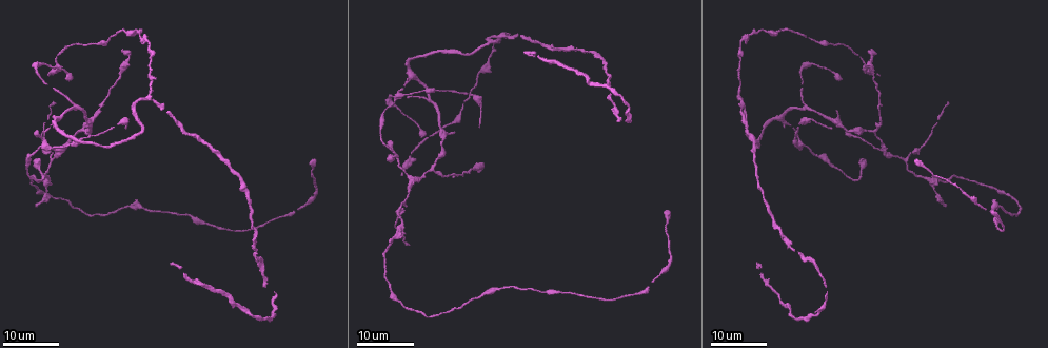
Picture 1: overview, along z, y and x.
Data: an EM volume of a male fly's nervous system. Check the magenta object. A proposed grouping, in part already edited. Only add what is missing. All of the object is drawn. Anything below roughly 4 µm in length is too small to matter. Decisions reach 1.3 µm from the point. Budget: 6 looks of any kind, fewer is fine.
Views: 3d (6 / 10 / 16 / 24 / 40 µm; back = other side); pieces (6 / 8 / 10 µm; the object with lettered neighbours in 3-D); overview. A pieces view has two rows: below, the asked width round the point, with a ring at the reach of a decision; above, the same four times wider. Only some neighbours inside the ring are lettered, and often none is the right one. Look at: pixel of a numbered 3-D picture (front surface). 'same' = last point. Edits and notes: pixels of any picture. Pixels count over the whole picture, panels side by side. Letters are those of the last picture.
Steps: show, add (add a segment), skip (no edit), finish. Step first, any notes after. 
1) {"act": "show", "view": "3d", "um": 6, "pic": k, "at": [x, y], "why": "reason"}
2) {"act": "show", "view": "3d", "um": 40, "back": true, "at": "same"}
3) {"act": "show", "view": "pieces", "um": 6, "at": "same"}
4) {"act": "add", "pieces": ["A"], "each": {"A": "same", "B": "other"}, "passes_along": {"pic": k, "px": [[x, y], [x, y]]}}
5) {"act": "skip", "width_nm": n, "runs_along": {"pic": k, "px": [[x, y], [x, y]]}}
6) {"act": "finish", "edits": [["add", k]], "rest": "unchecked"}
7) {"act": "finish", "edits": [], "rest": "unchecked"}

{"act": "show", "view": "3d", "um": 24, "pic": 1, "at": [171, 262], "why": "branch stops here"}

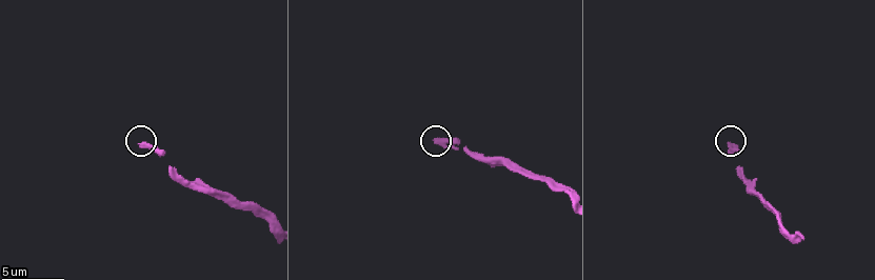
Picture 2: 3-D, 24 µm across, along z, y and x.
{"act": "show", "view": "pieces", "um": 10, "pic": 2, "at": [141, 147], "why": "see the neighbours"}

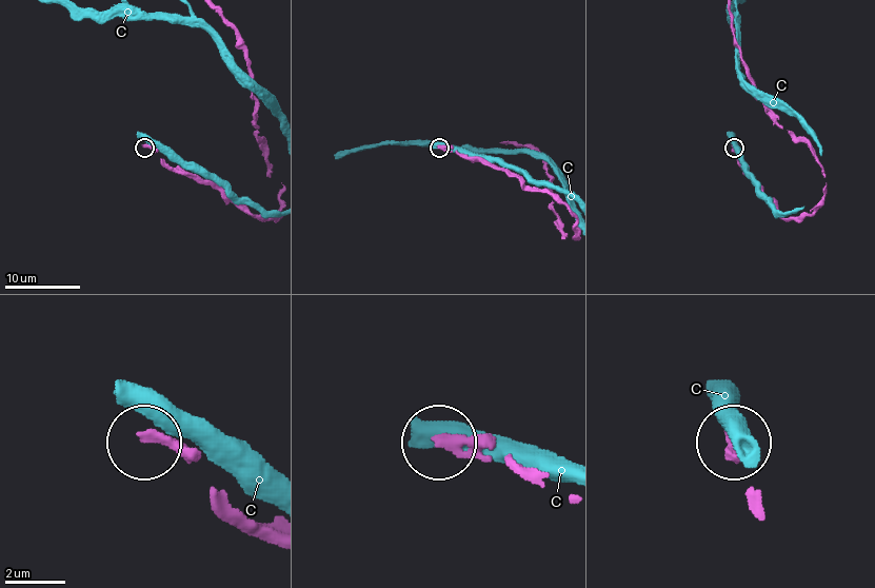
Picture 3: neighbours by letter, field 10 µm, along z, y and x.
{"act": "skip", "width_nm": 310, "each": {"C": "other"}, "found": "no lettered segment goes on from it"}

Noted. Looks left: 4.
{"act": "show", "view": "3d", "um": 16, "pic": 1, "at": [389, 241], "why": "branch stops here"}

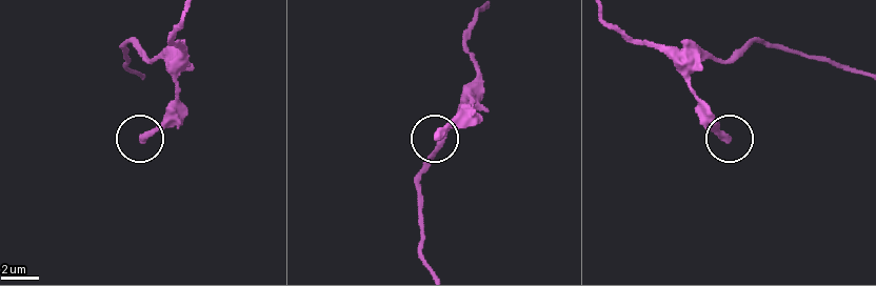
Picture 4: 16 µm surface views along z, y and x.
{"act": "show", "view": "pieces", "um": 8, "pic": 4, "at": [437, 134]}

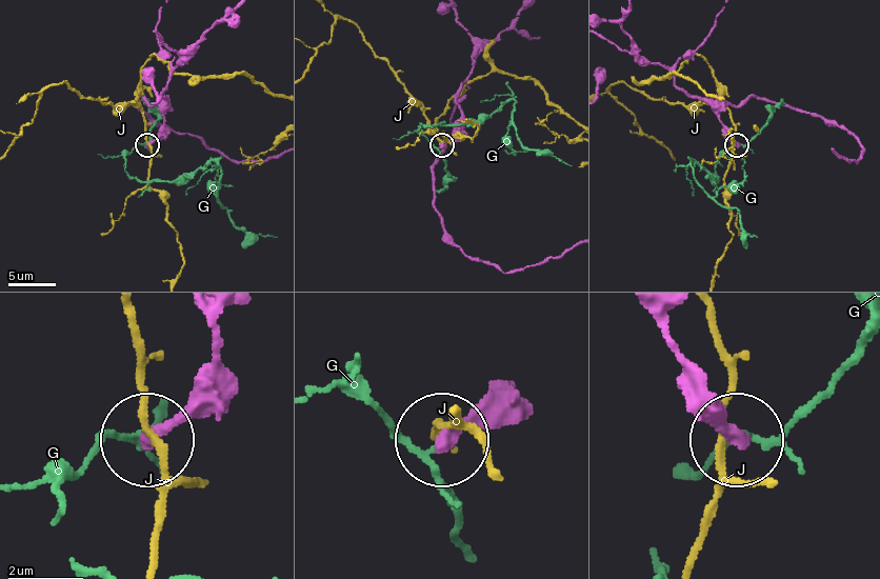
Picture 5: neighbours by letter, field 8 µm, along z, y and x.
{"act": "skip", "each": {"G": "other", "J": "other"}, "runs_along": {"pic": 5, "px": [[652, 315], [690, 390], [734, 434]]}, "found": "no lettered segment goes on from it"}

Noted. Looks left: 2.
{"act": "show", "view": "3d", "um": 24, "pic": 1, "at": [455, 133], "why": "branch stops here"}

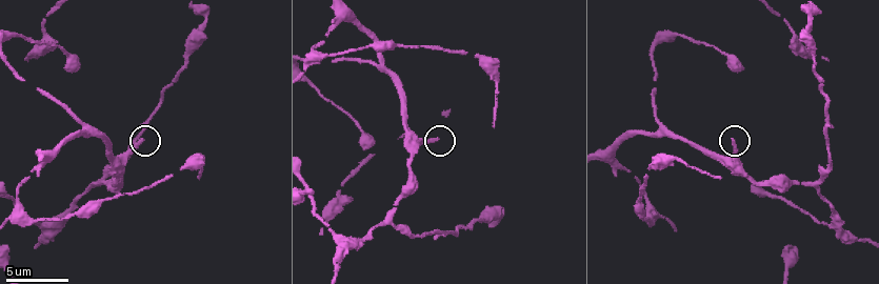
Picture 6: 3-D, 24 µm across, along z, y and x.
{"act": "show", "view": "pieces", "um": 10, "pic": 6, "at": [437, 138], "why": "see the neighbours"}

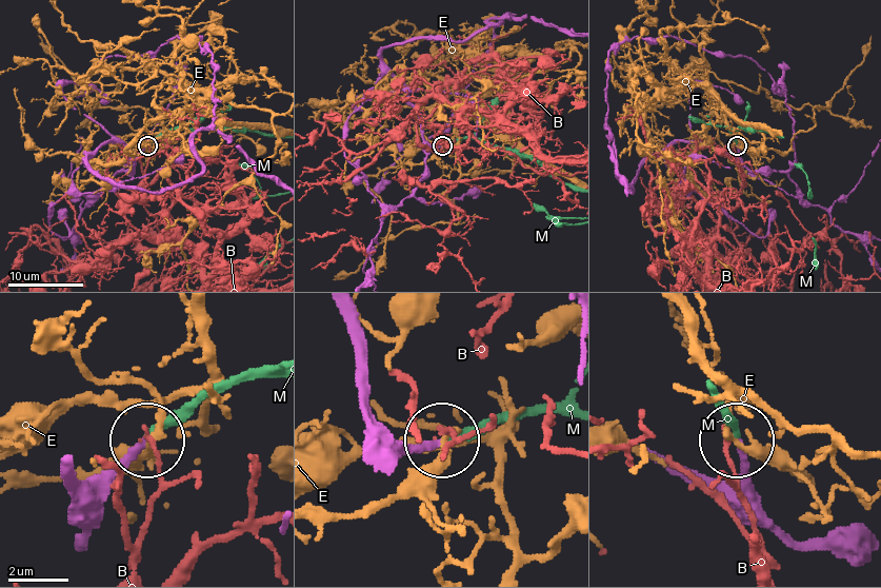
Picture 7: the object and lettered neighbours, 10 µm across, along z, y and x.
{"act": "add", "pieces": ["M"], "width_nm": 200, "each": {"B": "other", "E": "other", "M": "same"}, "found": "it goes on there"}

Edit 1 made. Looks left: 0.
{"act": "finish", "edits": [["add", 7]], "rest": "unchecked"}

